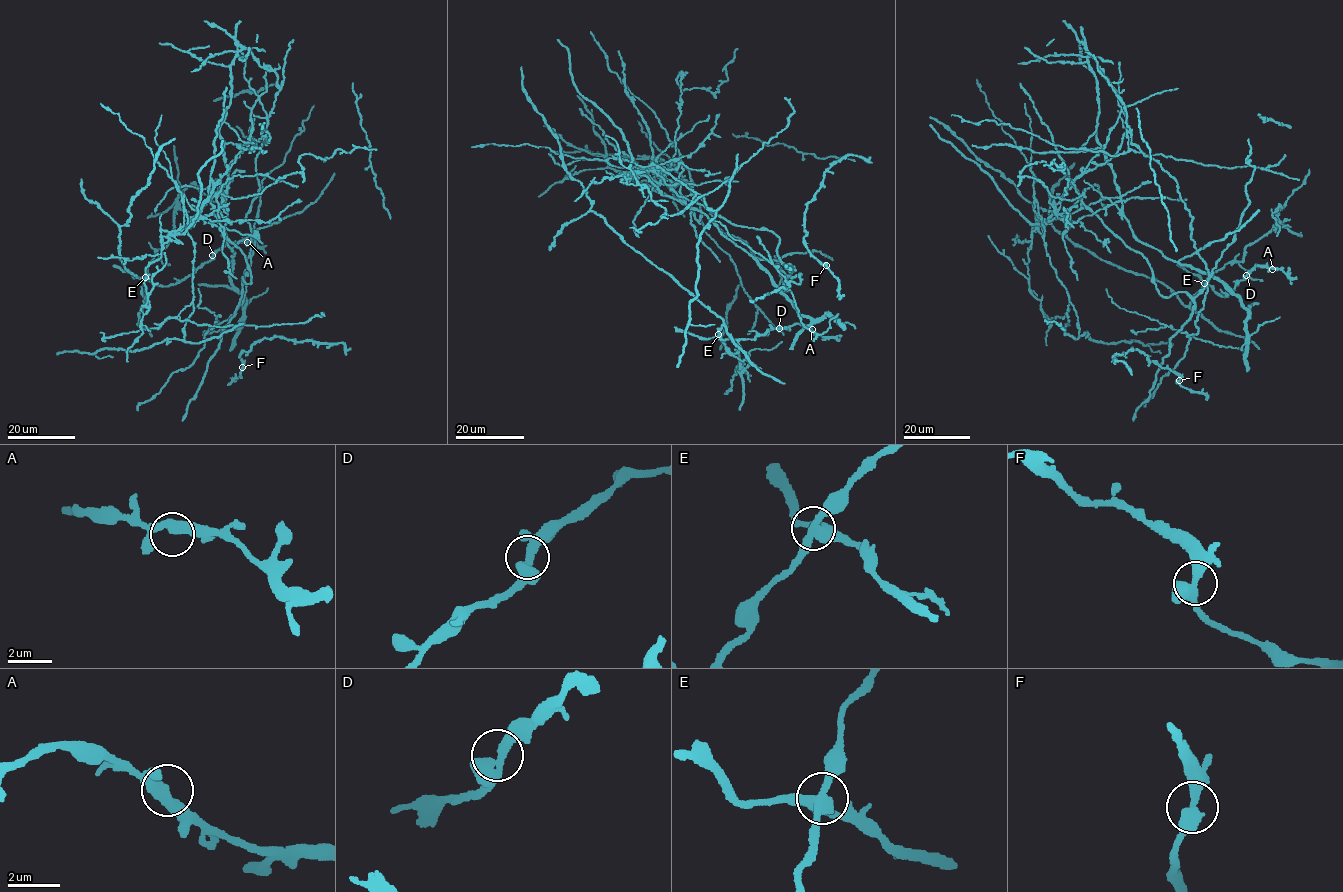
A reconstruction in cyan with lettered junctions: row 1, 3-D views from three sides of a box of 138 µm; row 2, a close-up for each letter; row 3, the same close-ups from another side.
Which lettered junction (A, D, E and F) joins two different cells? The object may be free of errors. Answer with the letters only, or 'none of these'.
E

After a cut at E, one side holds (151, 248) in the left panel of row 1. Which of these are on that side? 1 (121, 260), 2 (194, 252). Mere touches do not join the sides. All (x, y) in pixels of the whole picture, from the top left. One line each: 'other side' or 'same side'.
1: same side
2: same side

